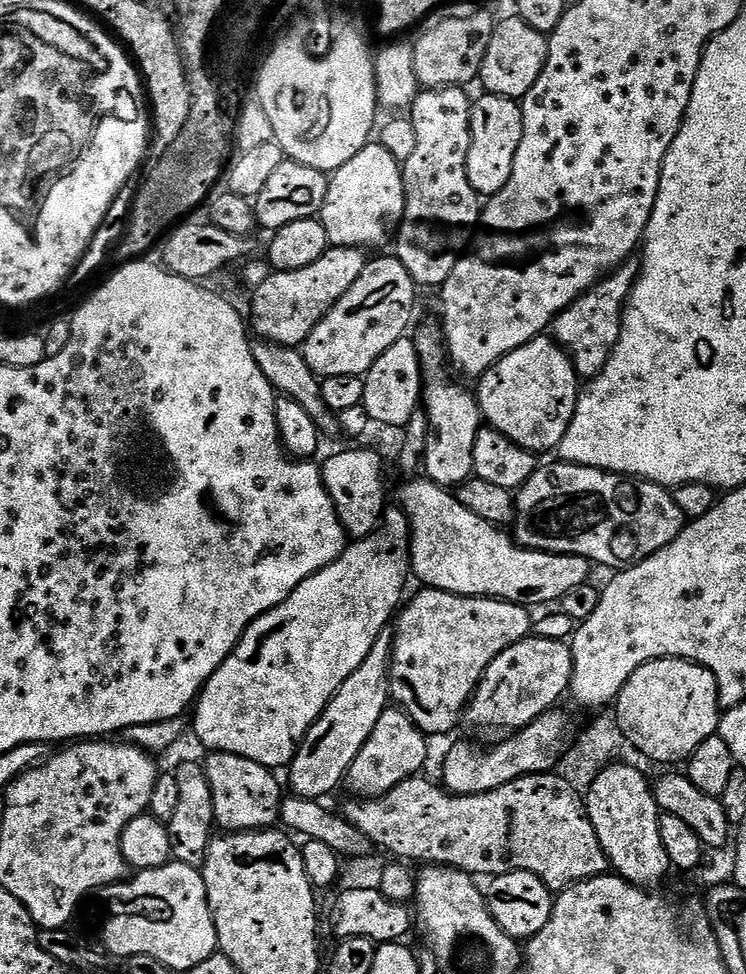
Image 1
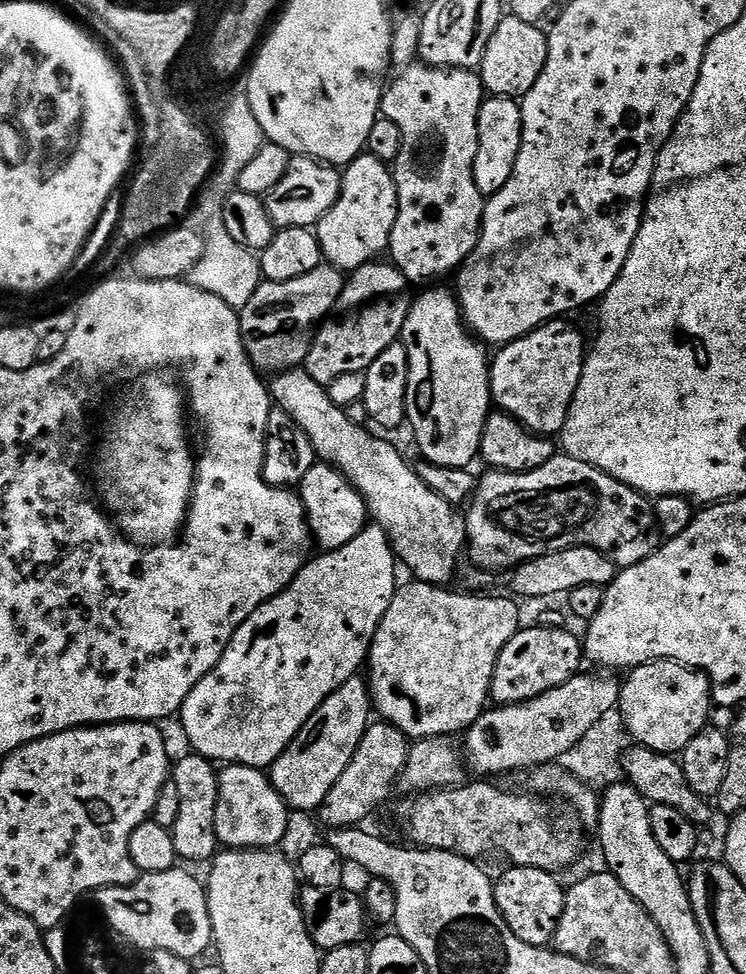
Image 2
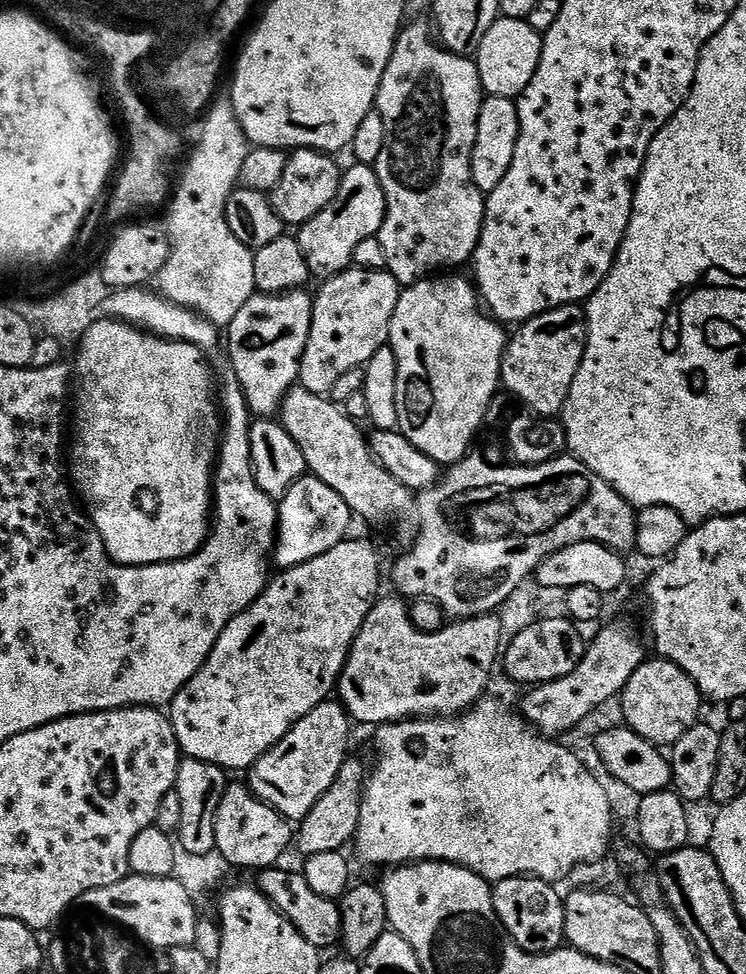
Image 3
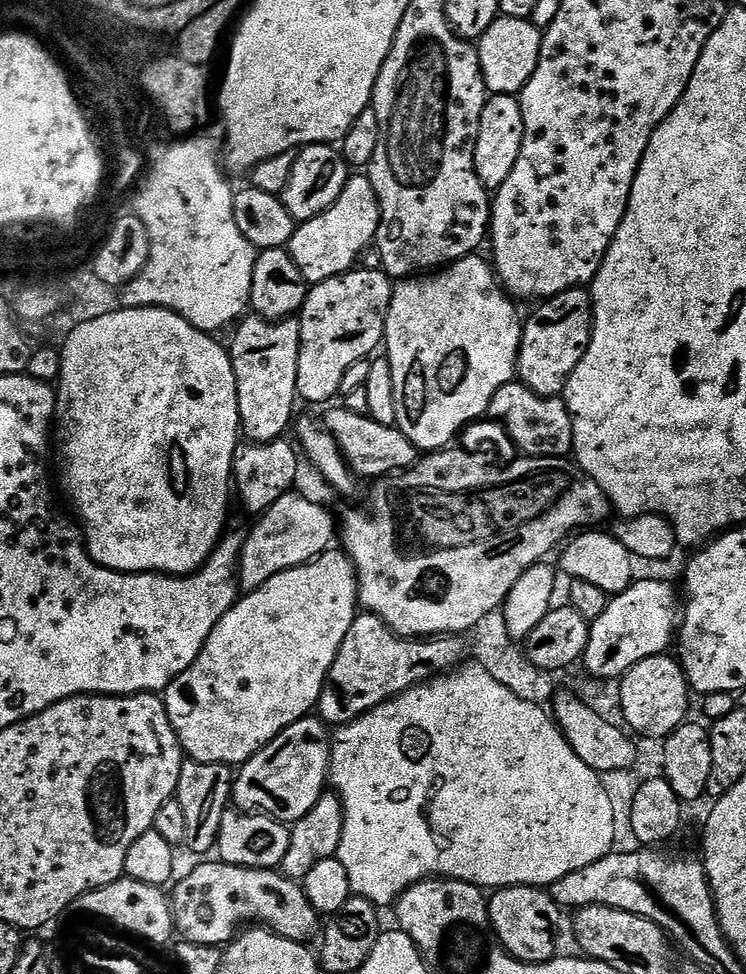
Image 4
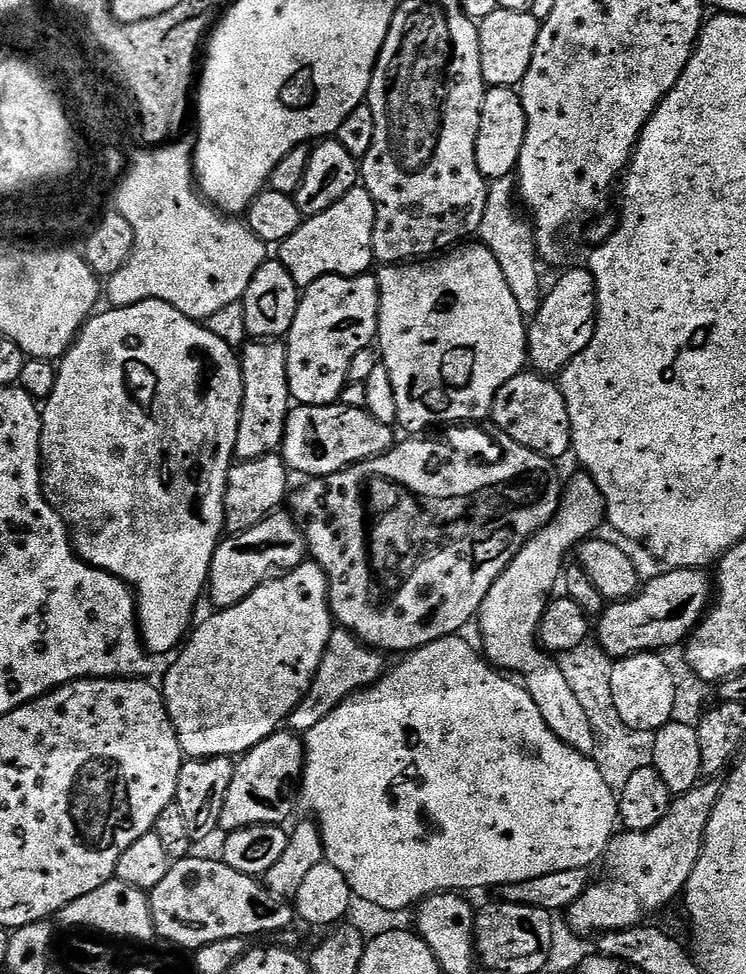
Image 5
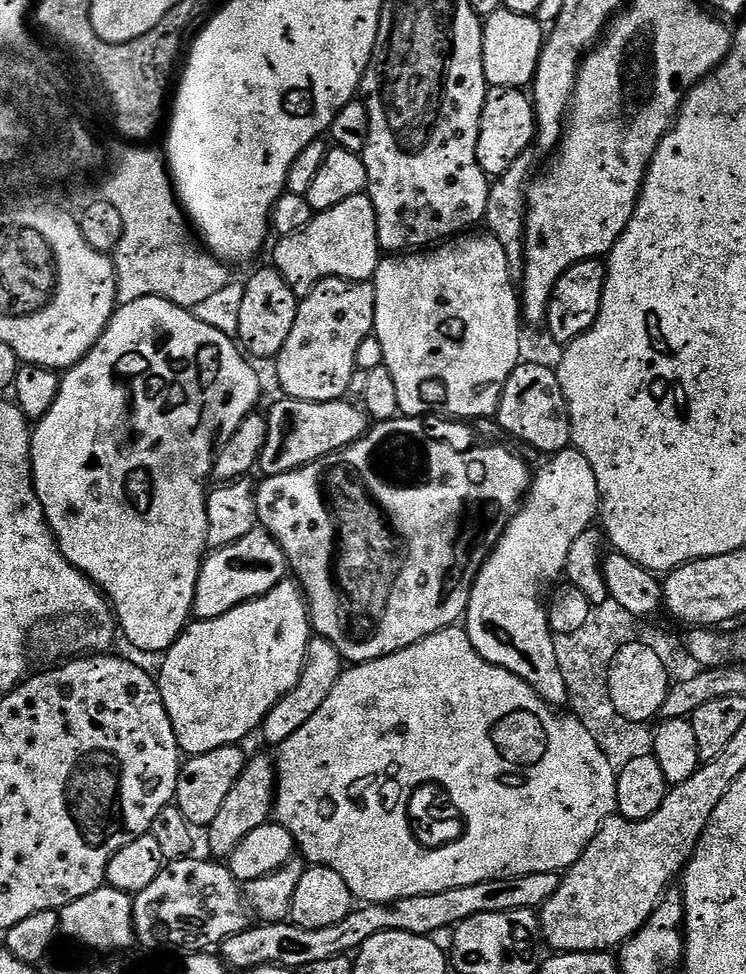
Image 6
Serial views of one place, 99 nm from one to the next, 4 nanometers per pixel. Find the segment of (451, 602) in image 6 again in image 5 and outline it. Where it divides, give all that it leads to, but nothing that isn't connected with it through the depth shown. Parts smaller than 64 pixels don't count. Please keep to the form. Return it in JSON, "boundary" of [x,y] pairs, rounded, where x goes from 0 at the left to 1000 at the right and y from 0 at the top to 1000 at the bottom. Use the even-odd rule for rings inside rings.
{"boundary":[[[574,450],[542,451],[513,468],[487,472],[483,476],[473,476],[471,480],[461,480],[441,489],[414,492],[409,501],[402,501],[398,505],[395,502],[389,509],[389,529],[408,548],[408,556],[417,574],[428,579],[440,594],[440,617],[449,640],[466,649],[473,649],[489,663],[515,671],[546,671],[583,657],[621,650],[621,645],[631,637],[634,640],[639,636],[643,619],[657,610],[662,598],[668,598],[670,590],[680,585],[684,577],[689,577],[689,573],[708,556],[744,532],[757,503],[757,498],[753,493],[751,497],[751,489],[745,486],[747,477],[727,466],[716,466],[716,462],[705,462],[705,458],[686,460],[686,464],[681,464],[681,472],[676,472],[670,480],[622,480],[617,472],[606,472],[606,460],[598,454],[590,453],[588,456],[584,452],[568,452]]]}

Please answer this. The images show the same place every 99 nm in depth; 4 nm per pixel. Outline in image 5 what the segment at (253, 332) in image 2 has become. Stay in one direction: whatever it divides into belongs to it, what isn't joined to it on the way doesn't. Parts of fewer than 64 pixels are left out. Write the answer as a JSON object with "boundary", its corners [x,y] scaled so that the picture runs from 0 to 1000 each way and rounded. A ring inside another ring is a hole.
{"boundary":[[[363,349],[332,351],[327,366],[320,367],[322,382],[327,386],[327,403],[322,418],[322,432],[316,443],[318,473],[345,472],[377,463],[381,455],[381,438],[389,422],[389,396],[383,388],[385,356]]]}

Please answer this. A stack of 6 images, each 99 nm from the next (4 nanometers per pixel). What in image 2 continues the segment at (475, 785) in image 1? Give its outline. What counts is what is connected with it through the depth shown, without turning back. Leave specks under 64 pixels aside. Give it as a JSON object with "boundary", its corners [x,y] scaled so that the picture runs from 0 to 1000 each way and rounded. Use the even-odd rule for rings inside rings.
{"boundary":[[[773,692],[765,694],[759,701],[743,708],[732,708],[714,719],[706,719],[702,723],[673,723],[651,729],[641,736],[621,757],[619,776],[626,787],[639,793],[643,799],[665,799],[674,793],[697,793],[701,789],[724,789],[728,784],[744,785],[767,766],[773,765],[787,749],[807,737],[812,730],[824,728],[831,721],[832,699],[819,698],[819,693],[783,694]]]}

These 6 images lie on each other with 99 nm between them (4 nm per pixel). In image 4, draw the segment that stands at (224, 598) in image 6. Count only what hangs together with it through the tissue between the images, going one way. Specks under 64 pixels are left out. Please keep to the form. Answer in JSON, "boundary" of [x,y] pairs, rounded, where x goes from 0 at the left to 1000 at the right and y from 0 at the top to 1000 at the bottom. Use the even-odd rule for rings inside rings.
{"boundary":[[[393,503],[373,511],[367,520],[362,520],[359,525],[347,531],[349,534],[338,542],[338,547],[327,550],[327,559],[322,562],[322,578],[319,580],[319,600],[328,609],[338,608],[346,602],[351,602],[367,589],[378,585],[389,585],[394,581],[405,581],[424,574],[432,568],[441,566],[446,562],[445,546],[448,550],[448,538],[445,542],[445,530],[429,517],[422,517],[418,513],[412,513],[408,509],[401,509],[401,504]]]}

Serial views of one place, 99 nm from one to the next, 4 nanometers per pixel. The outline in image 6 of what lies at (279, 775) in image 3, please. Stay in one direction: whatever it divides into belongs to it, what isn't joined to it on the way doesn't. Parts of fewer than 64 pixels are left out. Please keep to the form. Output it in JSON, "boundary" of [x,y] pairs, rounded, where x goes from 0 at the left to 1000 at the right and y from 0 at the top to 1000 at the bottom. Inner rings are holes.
{"boundary":[[[343,776],[328,783],[319,803],[303,815],[303,823],[292,831],[287,844],[282,844],[276,851],[279,857],[279,871],[286,875],[283,878],[290,881],[304,881],[335,856],[335,852],[346,852],[346,848],[361,845],[367,834],[367,814],[370,811],[370,791],[363,779],[354,776]],[[290,878],[290,879],[288,879]],[[296,879],[296,880],[295,880]]]}

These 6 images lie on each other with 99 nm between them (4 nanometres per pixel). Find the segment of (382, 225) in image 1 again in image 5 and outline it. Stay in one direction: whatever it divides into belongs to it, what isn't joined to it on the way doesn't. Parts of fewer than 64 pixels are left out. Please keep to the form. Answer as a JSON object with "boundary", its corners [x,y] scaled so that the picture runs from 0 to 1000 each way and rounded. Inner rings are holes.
{"boundary":[[[485,191],[466,196],[464,203],[448,207],[442,216],[412,223],[389,244],[373,252],[373,266],[394,285],[397,295],[414,296],[433,283],[487,283],[501,271],[499,245],[501,244],[501,203]]]}

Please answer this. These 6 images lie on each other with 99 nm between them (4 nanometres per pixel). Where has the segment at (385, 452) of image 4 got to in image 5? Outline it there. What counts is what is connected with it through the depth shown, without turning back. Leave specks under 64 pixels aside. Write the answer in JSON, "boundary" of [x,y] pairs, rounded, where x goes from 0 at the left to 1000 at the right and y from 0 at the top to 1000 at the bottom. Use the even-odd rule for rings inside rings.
{"boundary":[[[458,414],[405,415],[393,418],[383,429],[378,467],[387,486],[403,485],[408,491],[441,489],[487,472],[513,468],[532,455],[527,436],[507,433],[492,421],[472,420]]]}

